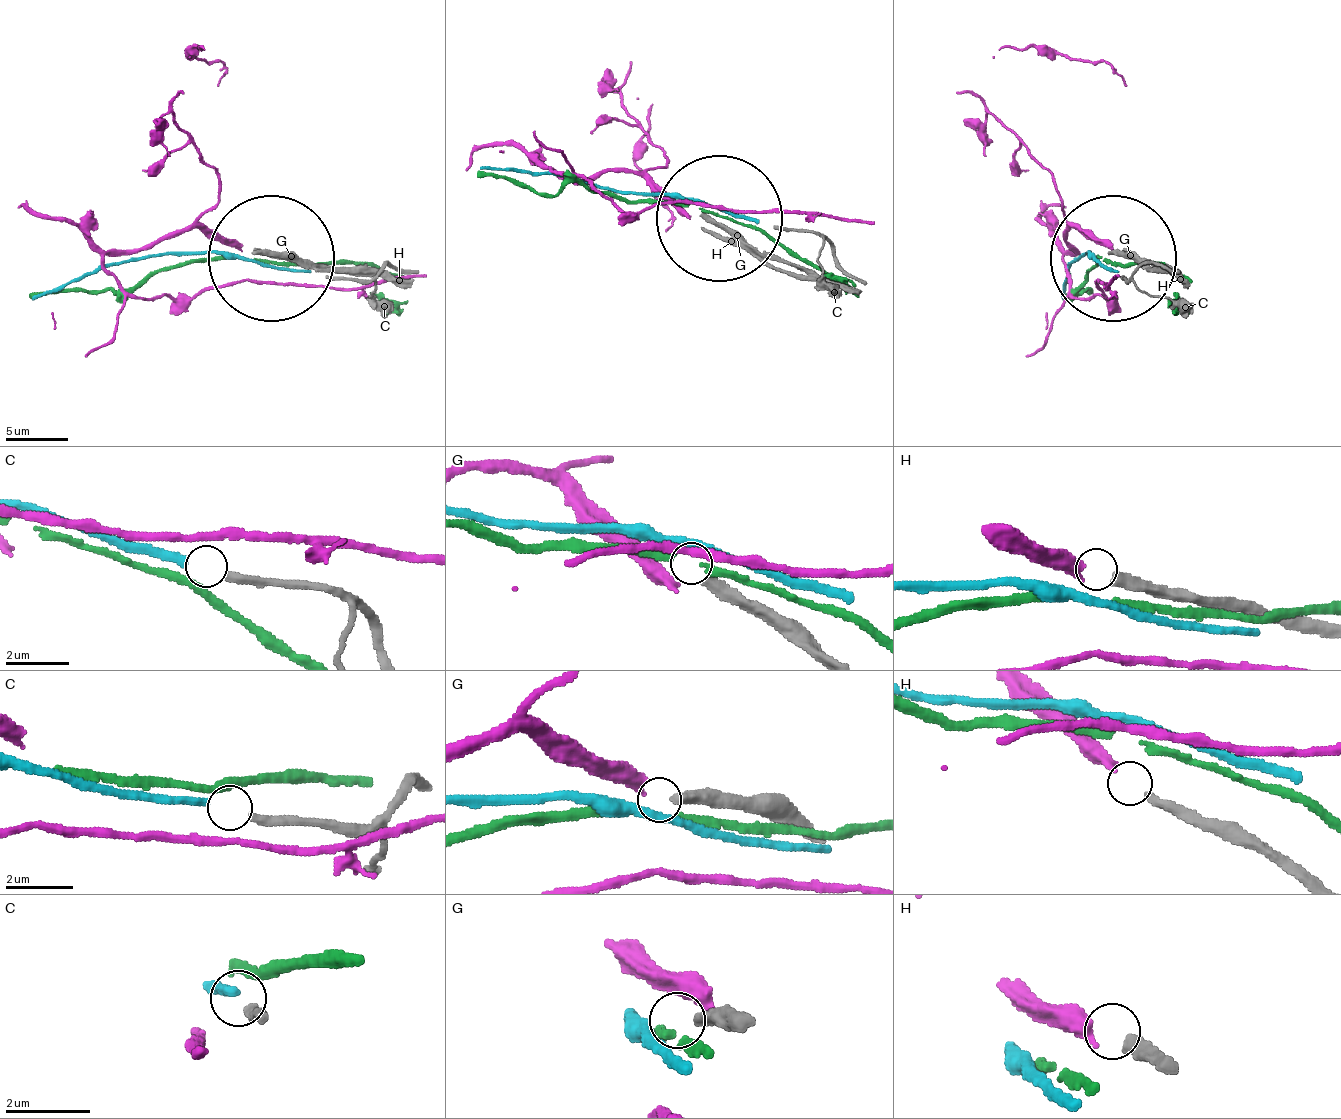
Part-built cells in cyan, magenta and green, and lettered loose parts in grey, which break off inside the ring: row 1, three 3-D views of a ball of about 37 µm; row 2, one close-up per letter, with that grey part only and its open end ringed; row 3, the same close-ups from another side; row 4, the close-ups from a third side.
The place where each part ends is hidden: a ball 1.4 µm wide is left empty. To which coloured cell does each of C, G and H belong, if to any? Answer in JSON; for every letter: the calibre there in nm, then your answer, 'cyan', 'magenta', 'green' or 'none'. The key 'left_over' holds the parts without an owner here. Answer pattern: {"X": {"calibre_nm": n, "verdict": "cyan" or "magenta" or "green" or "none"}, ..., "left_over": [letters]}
{"C": {"calibre_nm": 260, "verdict": "cyan"}, "G": {"calibre_nm": 360, "verdict": "none"}, "H": {"calibre_nm": 320, "verdict": "magenta"}, "left_over": ["G"]}

